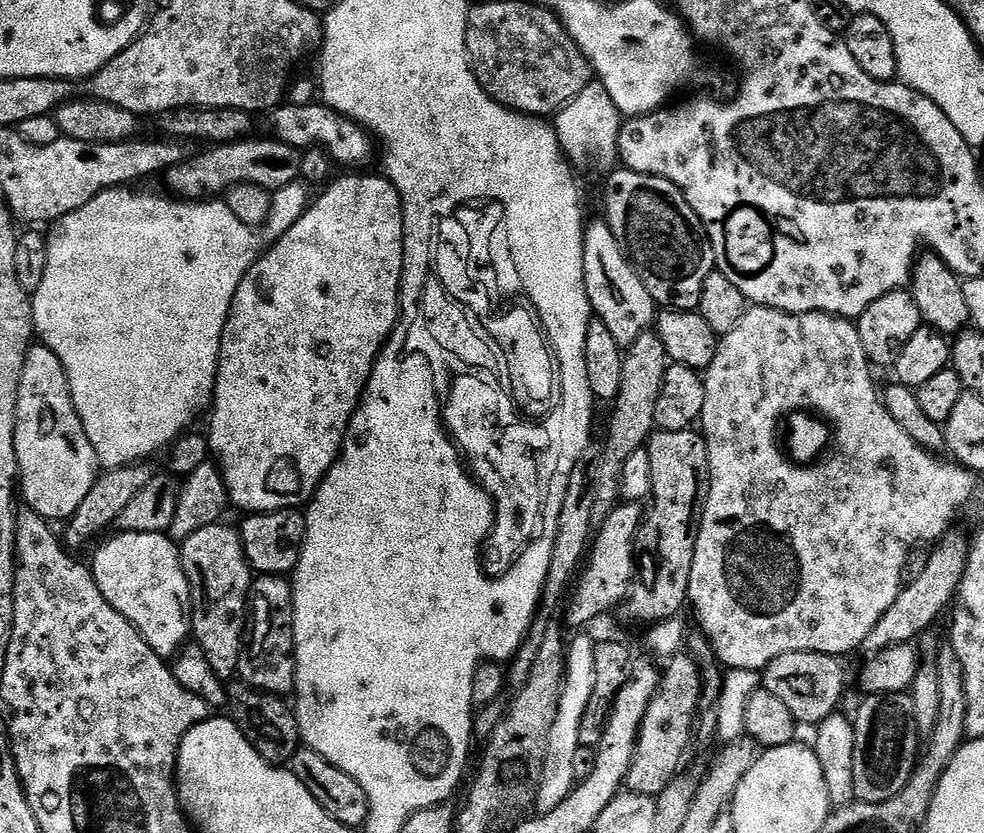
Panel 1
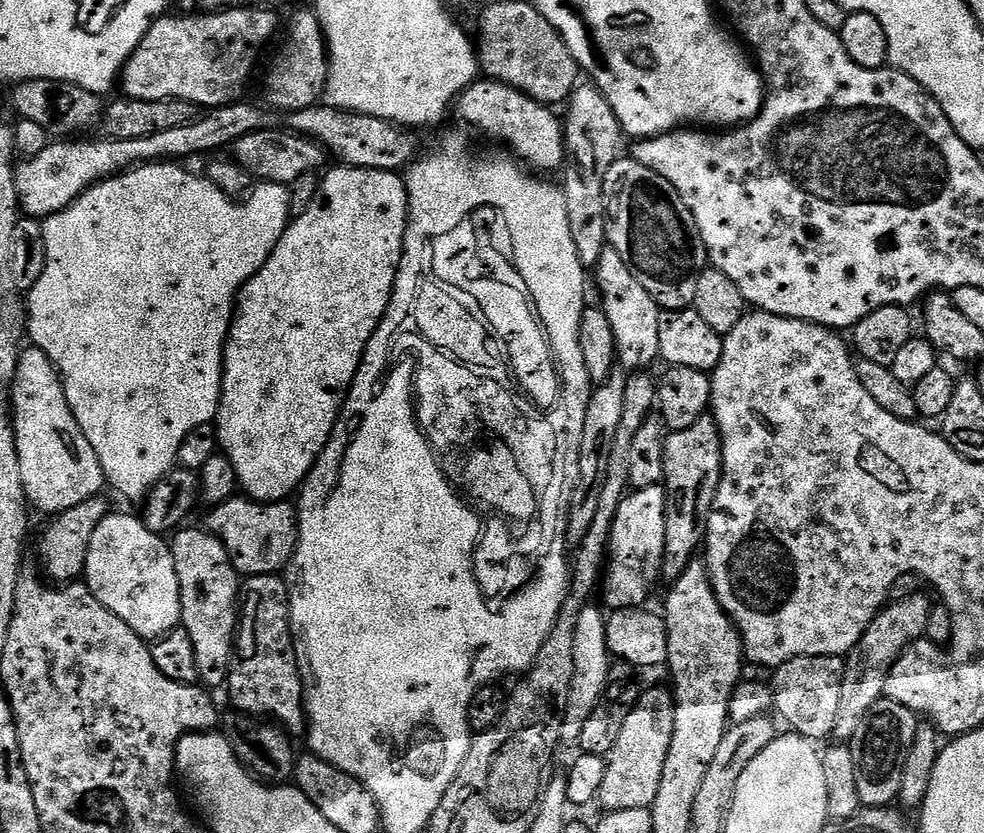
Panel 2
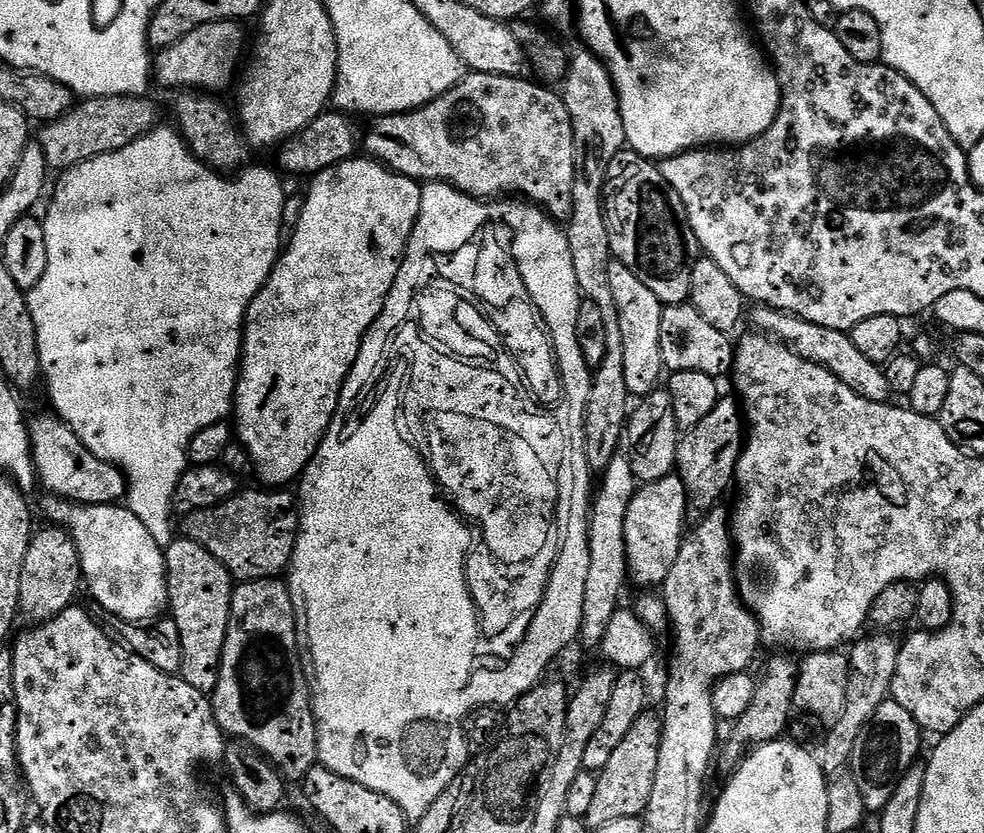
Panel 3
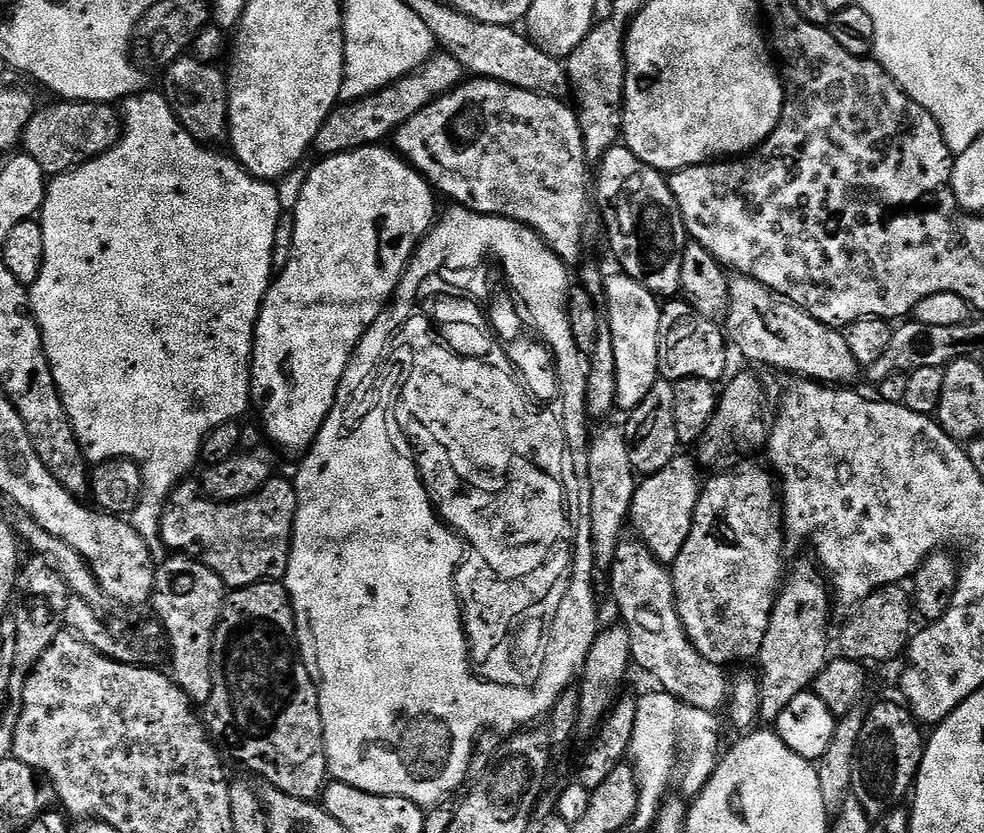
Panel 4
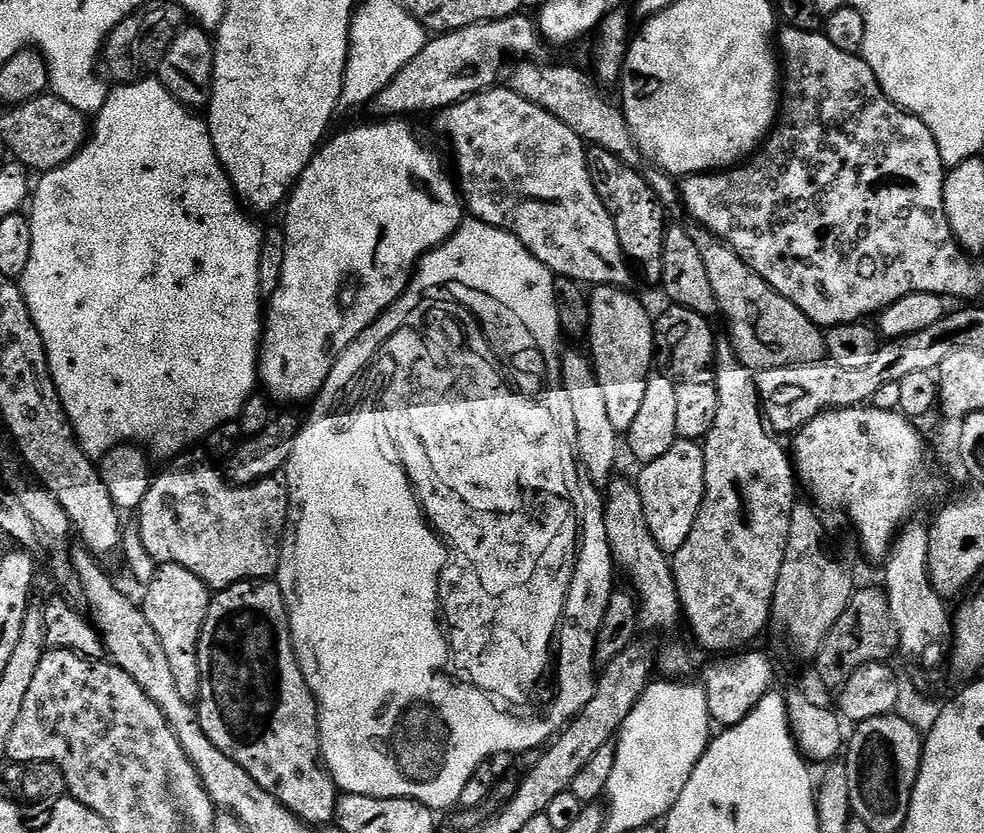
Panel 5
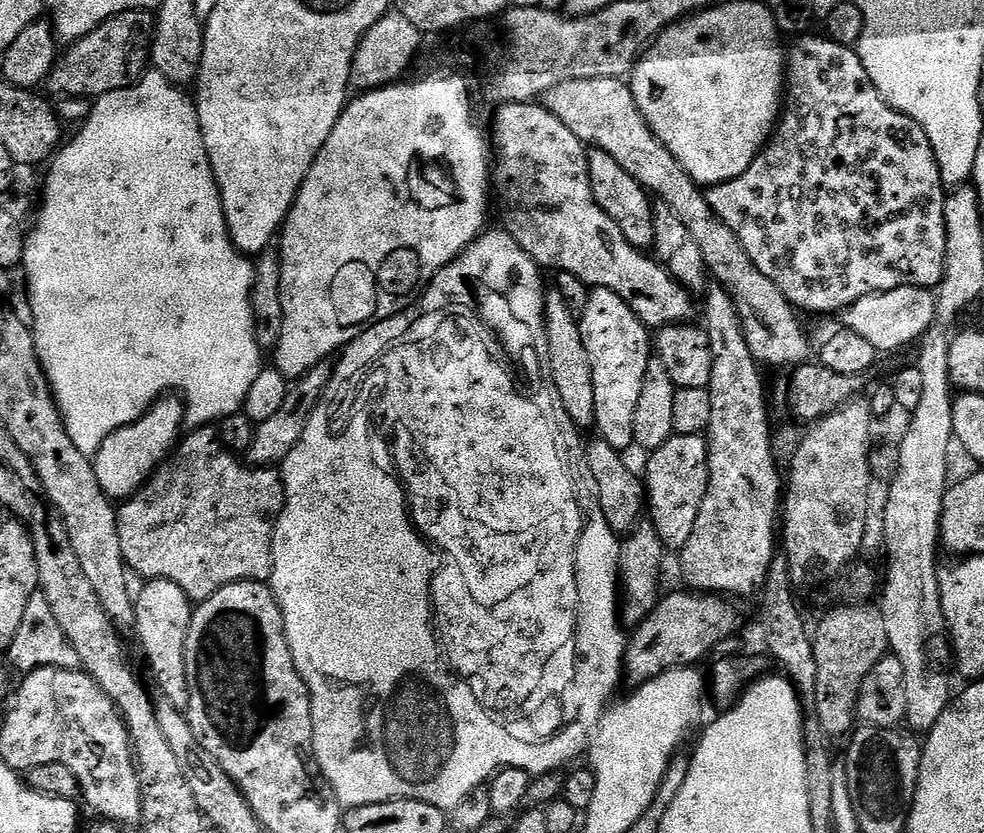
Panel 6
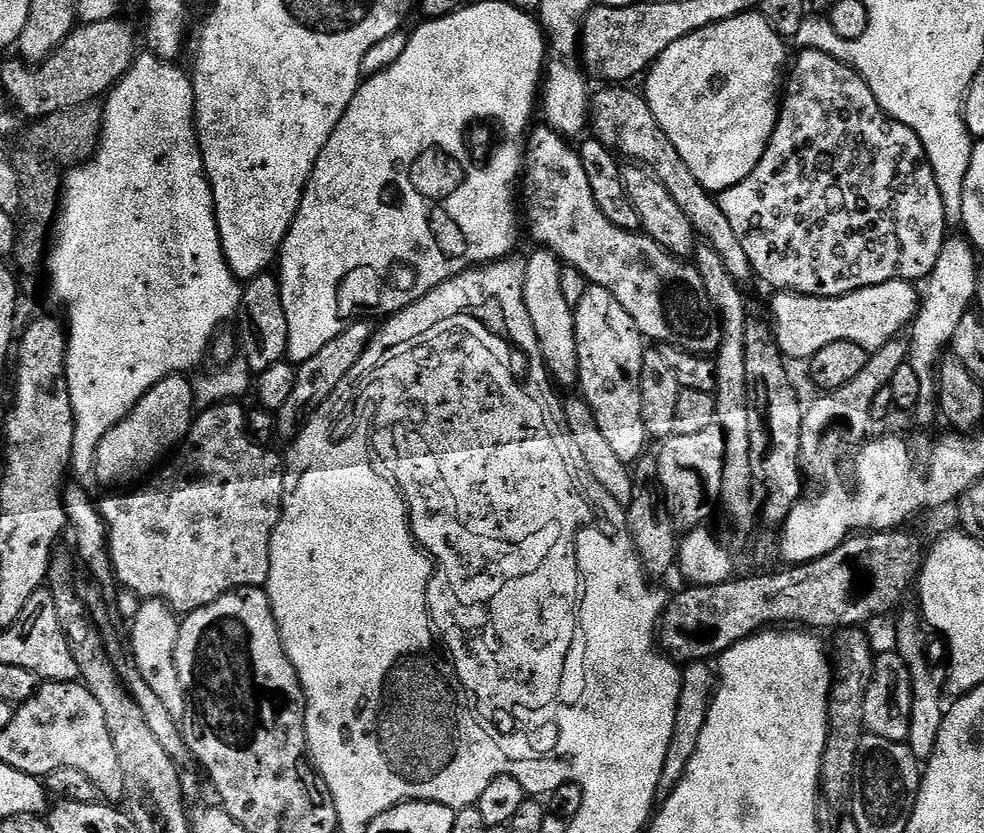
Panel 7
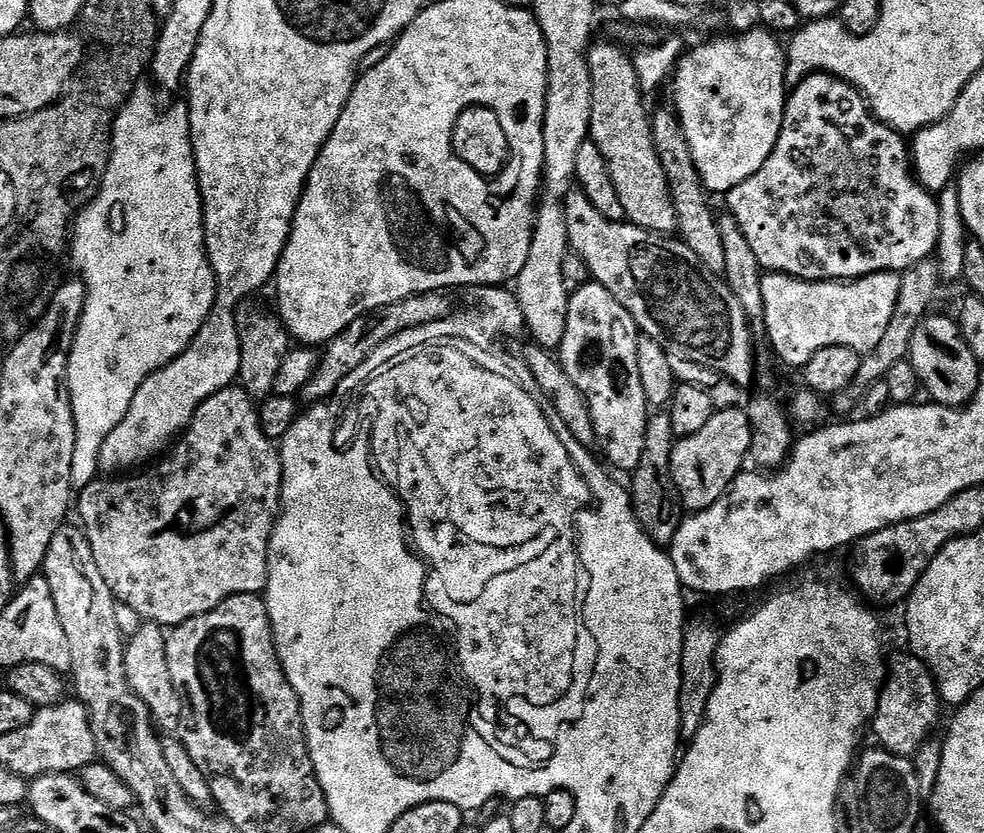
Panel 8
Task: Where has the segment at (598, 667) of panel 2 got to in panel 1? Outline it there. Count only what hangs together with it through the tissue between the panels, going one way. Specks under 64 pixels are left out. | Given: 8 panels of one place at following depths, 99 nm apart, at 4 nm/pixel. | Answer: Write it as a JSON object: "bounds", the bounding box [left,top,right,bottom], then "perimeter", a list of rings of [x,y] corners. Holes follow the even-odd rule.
{"bounds":[536,634,596,814],"perimeter":[[[576,634],[568,644],[568,669],[564,675],[564,689],[558,702],[558,718],[554,718],[554,726],[550,726],[550,738],[546,746],[544,769],[540,775],[540,785],[536,787],[537,813],[543,814],[562,806],[568,795],[572,793],[578,781],[574,774],[574,754],[581,748],[579,728],[583,715],[591,709],[591,698],[595,694],[594,654],[596,644],[588,634]]]}

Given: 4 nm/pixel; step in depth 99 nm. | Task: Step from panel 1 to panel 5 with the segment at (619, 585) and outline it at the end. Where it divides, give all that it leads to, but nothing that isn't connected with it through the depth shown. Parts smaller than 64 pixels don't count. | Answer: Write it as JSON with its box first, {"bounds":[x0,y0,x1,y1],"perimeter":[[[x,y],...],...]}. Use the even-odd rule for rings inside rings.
{"bounds":[638,439,706,554],"perimeter":[[[677,439],[674,446],[670,446],[670,450],[666,450],[666,454],[662,454],[662,458],[658,458],[654,462],[643,465],[639,469],[640,480],[638,479],[638,487],[642,494],[642,510],[646,514],[646,526],[650,526],[650,534],[654,534],[654,542],[658,542],[658,546],[666,553],[675,554],[678,550],[682,550],[686,538],[690,538],[690,530],[694,530],[694,522],[698,518],[698,510],[702,506],[702,498],[704,497],[704,488],[706,486],[706,462],[704,461],[704,449],[697,441]]]}

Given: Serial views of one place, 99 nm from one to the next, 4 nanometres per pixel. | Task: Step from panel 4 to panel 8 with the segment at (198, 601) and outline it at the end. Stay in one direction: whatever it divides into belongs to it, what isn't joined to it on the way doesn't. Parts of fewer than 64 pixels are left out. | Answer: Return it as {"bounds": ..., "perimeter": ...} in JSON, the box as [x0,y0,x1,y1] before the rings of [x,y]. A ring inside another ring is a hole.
{"bounds":[124,623,184,734],"perimeter":[[[141,623],[139,630],[130,637],[127,637],[124,646],[124,665],[130,686],[136,691],[136,696],[146,705],[148,712],[152,715],[152,723],[161,733],[172,734],[181,727],[182,724],[182,706],[184,701],[181,700],[176,692],[174,682],[170,678],[170,666],[166,662],[166,646],[168,637],[165,629],[158,624]]]}

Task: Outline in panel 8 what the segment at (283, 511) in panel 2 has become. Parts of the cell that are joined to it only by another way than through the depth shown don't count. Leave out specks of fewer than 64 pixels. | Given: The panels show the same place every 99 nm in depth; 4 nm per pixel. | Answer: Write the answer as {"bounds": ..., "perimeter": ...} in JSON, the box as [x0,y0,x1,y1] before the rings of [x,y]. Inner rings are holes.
{"bounds":[78,386,282,630],"perimeter":[[[233,386],[218,390],[218,394],[206,398],[206,402],[198,406],[194,418],[175,441],[174,447],[156,466],[156,472],[141,471],[123,478],[97,478],[90,482],[90,486],[79,489],[78,492],[79,523],[84,529],[84,537],[90,542],[90,550],[94,550],[94,562],[98,562],[98,570],[102,573],[102,578],[106,578],[106,586],[110,586],[117,601],[136,610],[141,621],[171,630],[190,618],[198,618],[214,610],[222,602],[226,602],[226,598],[238,594],[263,593],[268,586],[268,543],[280,514],[282,462],[279,447],[263,433],[258,404],[254,397],[244,388]]]}

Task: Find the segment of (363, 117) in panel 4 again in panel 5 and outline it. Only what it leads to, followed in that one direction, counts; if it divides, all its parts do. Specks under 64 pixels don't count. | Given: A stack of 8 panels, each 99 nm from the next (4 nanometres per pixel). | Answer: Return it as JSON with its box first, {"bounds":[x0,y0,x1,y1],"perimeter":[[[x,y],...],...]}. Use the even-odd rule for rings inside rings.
{"bounds":[372,14,542,118],"perimeter":[[[517,14],[507,16],[501,20],[487,20],[481,24],[471,24],[465,28],[459,28],[457,32],[446,32],[436,34],[425,43],[424,49],[420,51],[413,60],[402,69],[402,71],[386,85],[372,101],[373,117],[376,118],[413,118],[419,112],[439,113],[441,108],[449,108],[458,102],[462,102],[467,96],[473,96],[484,92],[487,88],[497,87],[501,83],[500,75],[504,72],[504,59],[507,56],[524,56],[520,58],[532,58],[542,45],[542,35],[537,21],[532,20],[528,14]]]}

